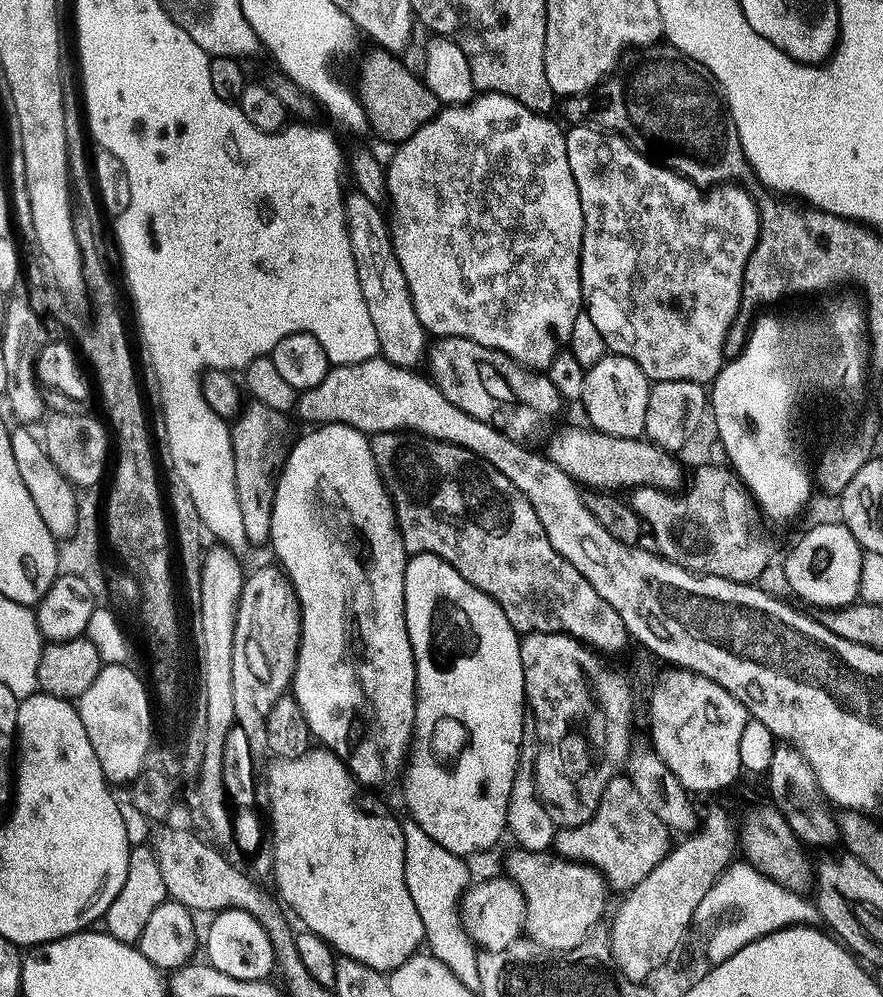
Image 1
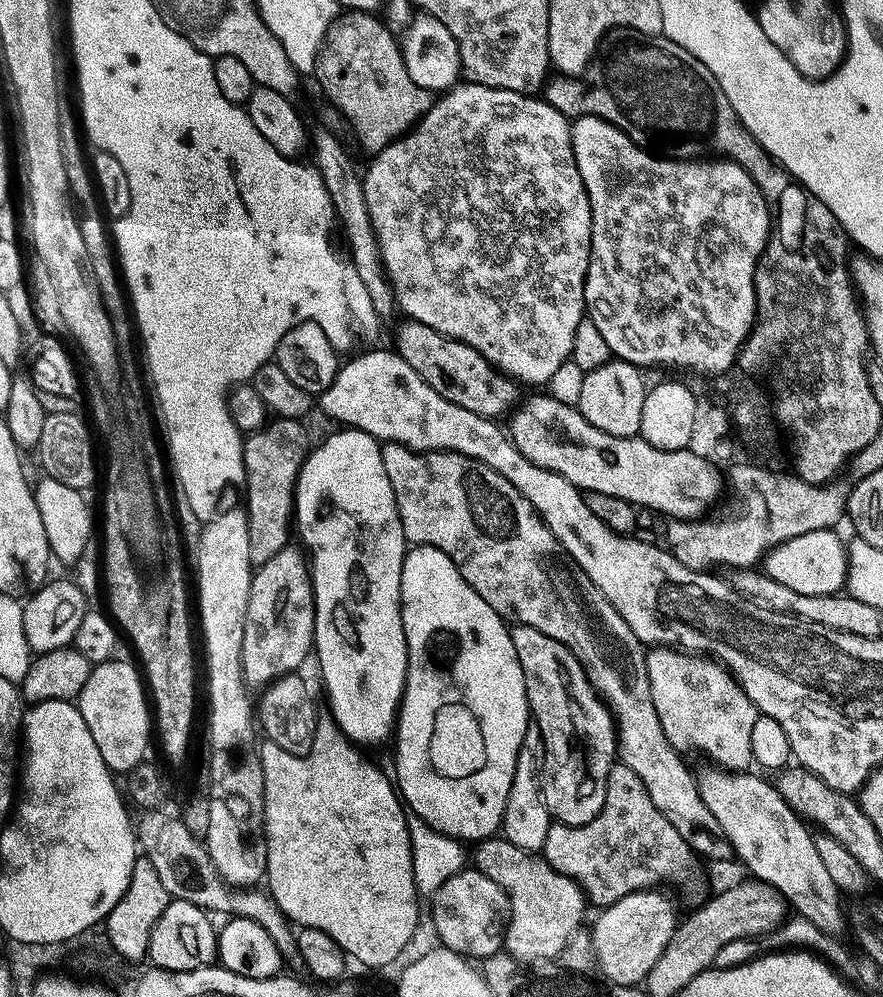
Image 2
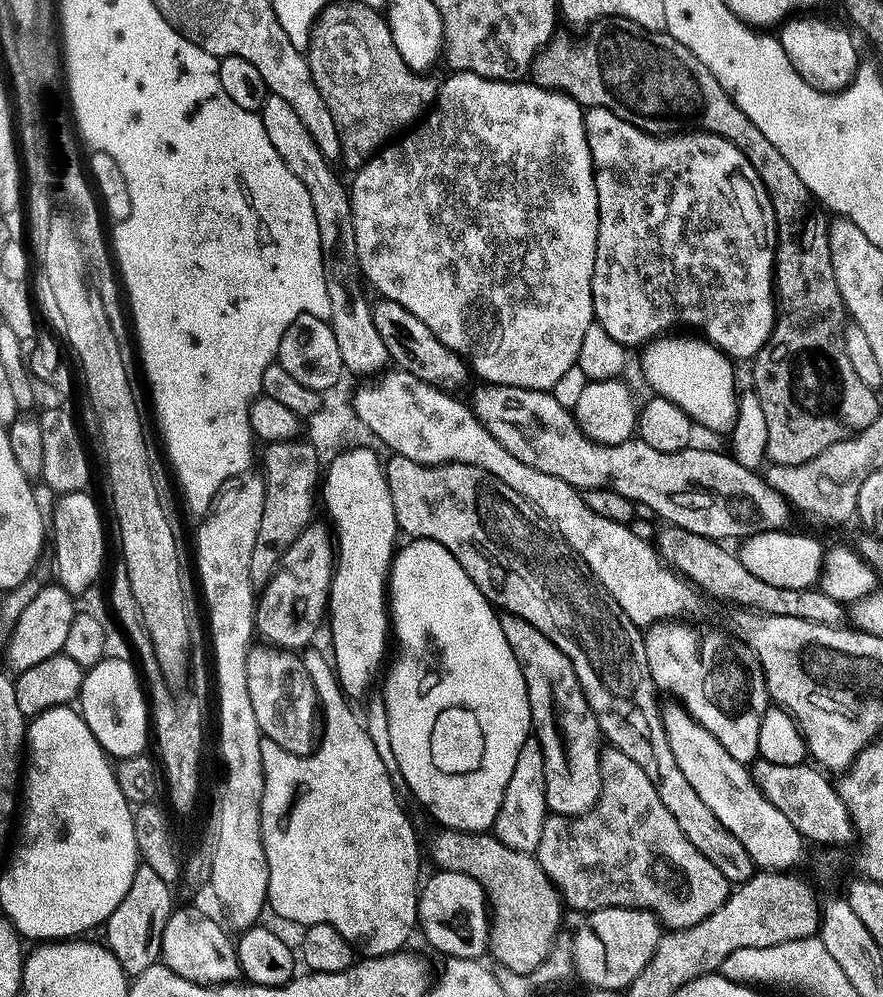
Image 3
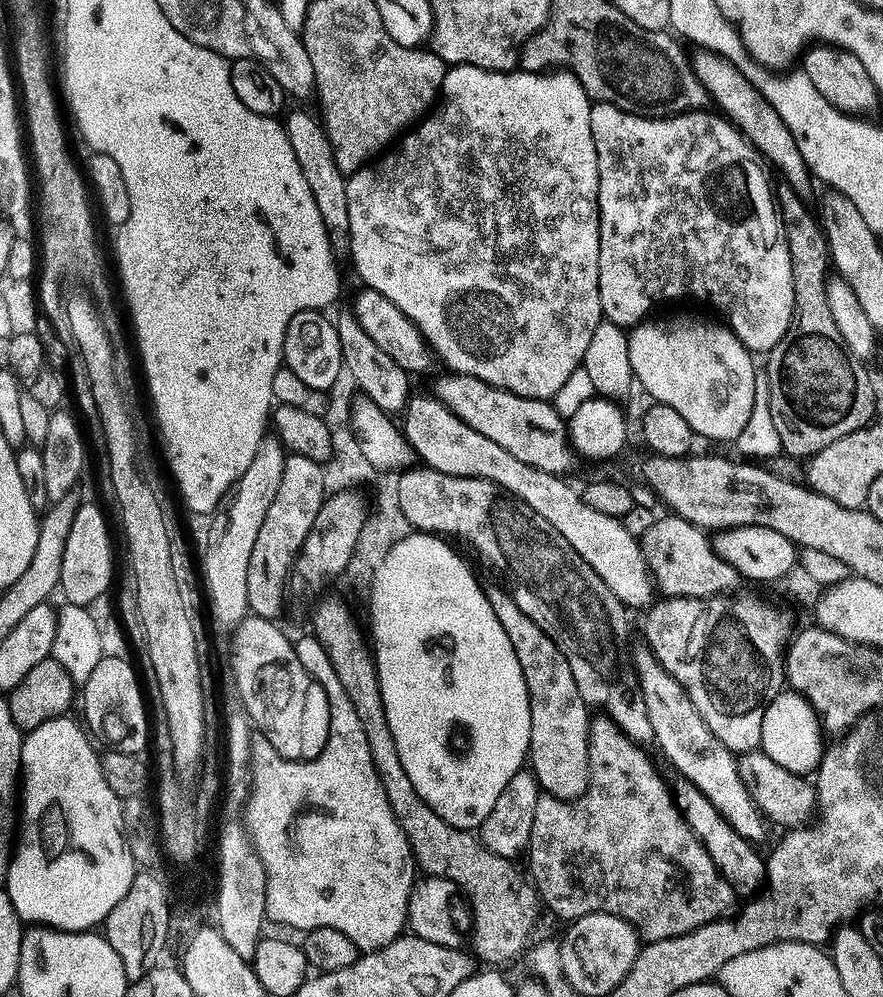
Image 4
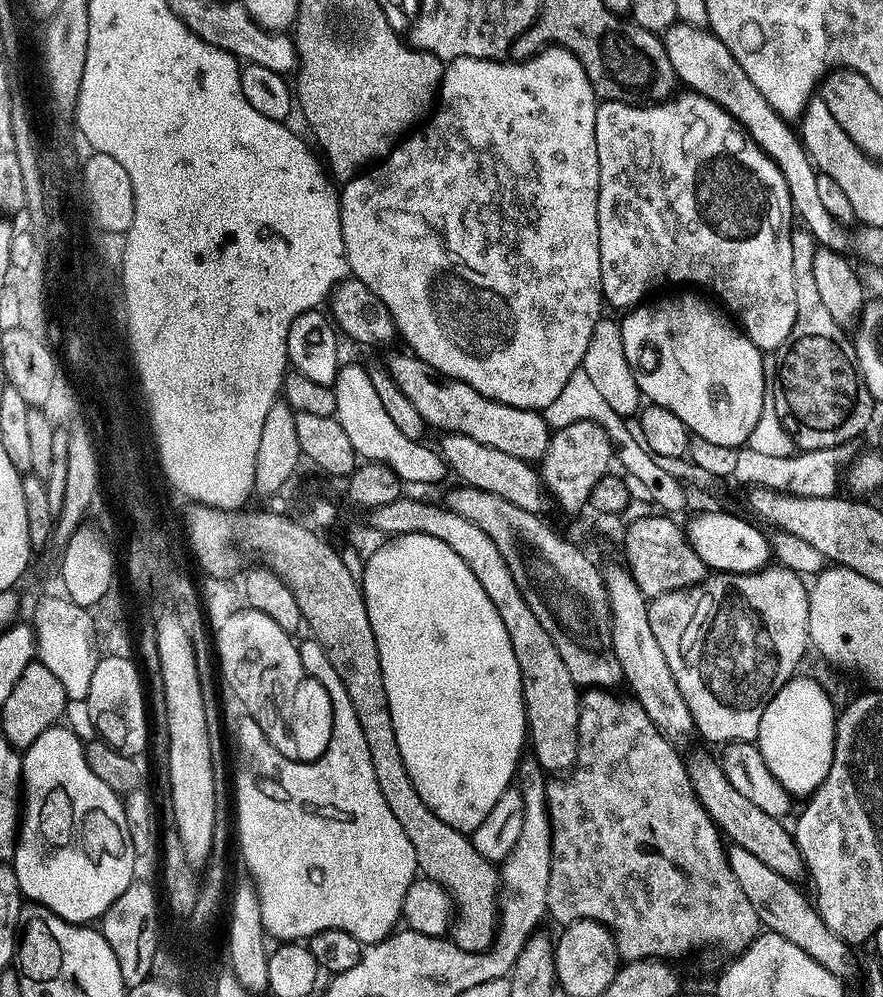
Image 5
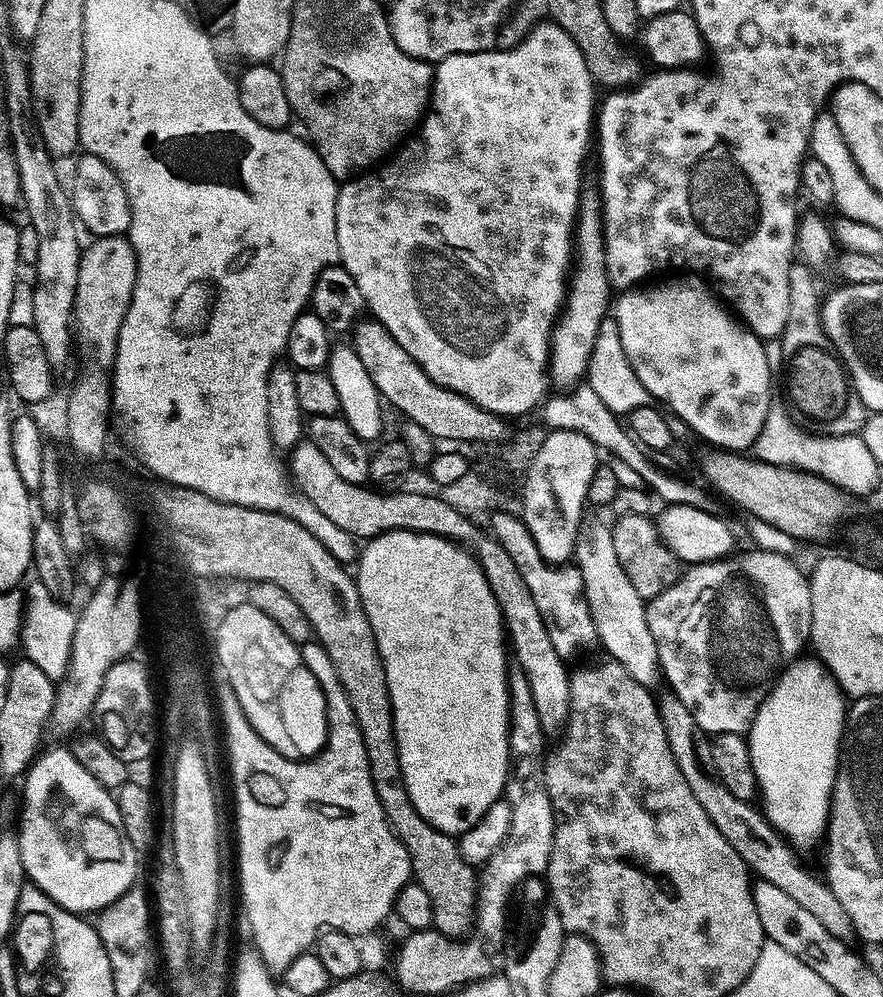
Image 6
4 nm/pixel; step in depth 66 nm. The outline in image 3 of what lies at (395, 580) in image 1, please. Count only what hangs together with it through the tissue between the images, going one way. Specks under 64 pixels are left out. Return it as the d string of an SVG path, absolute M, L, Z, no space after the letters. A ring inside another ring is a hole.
M356 446L336 457L327 465L326 475L322 480L322 508L323 511L324 508L328 511L327 519L334 529L335 547L338 549L327 610L330 624L332 620L331 655L334 657L336 676L344 688L344 695L353 701L362 699L375 686L376 679L378 684L385 671L384 659L388 656L388 640L390 644L392 561L398 551L396 539L401 539L402 536L400 523L394 514L394 498L388 485L385 465L382 460L380 464L379 458L366 447L368 446Z

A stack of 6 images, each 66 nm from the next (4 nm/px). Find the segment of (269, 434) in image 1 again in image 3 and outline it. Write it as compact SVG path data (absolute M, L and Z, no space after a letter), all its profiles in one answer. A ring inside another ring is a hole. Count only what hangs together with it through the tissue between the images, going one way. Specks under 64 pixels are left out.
M307 439L269 444L263 450L266 512L262 514L262 530L258 530L258 543L250 558L250 582L257 590L263 590L274 578L284 552L313 523L316 508L318 512L318 489L322 484L322 461Z

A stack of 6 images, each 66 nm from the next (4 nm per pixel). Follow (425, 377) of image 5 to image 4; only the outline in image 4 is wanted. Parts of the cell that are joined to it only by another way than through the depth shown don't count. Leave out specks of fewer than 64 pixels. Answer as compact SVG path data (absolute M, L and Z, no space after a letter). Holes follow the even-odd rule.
M452 374L449 377L446 403L455 416L462 418L462 422L470 426L470 430L478 430L482 438L490 438L490 442L514 454L518 462L534 466L534 470L542 470L561 478L569 475L567 472L572 468L574 449L568 438L566 420L560 416L555 403L522 398L513 392L490 386L473 376Z

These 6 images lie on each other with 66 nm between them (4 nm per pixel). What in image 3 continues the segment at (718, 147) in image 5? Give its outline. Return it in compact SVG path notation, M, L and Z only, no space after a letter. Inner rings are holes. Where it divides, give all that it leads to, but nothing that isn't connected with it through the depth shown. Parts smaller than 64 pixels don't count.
M590 108L585 111L586 134L590 142L590 154L596 167L596 185L598 186L598 206L600 207L600 237L598 238L598 258L594 262L594 310L596 323L614 338L621 346L629 350L643 349L645 346L667 337L677 331L676 327L693 328L693 333L702 334L709 344L720 348L733 361L751 361L768 345L778 319L778 296L774 291L776 284L776 250L778 233L774 219L774 205L769 193L764 189L760 176L750 166L746 154L729 140L720 136L711 136L709 132L689 132L674 136L651 136L638 130L630 122L618 118L605 108Z

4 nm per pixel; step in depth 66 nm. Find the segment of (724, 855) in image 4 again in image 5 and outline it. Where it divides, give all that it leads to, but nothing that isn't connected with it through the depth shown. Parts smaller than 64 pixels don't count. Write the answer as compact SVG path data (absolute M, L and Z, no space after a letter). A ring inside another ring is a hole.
M732 846L727 849L727 853L733 877L738 878L738 886L742 886L742 894L746 894L746 898L750 898L750 906L754 906L761 925L767 931L786 938L786 942L794 942L794 946L798 946L798 950L806 950L806 954L810 954L810 958L814 958L814 962L818 962L818 966L826 966L826 970L830 970L830 974L841 978L855 974L856 960L852 957L853 945L831 932L821 919L815 905L809 900L809 897L807 900L796 889L799 887L793 881L774 874L774 870L770 870L770 866L766 866L766 862L754 858L754 854L750 854L750 850Z

